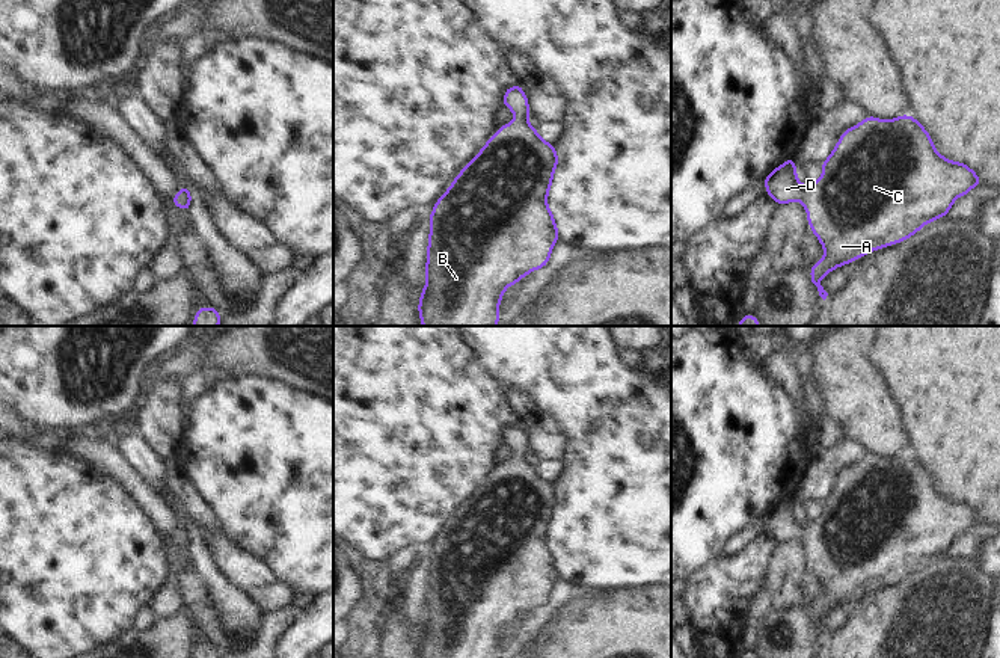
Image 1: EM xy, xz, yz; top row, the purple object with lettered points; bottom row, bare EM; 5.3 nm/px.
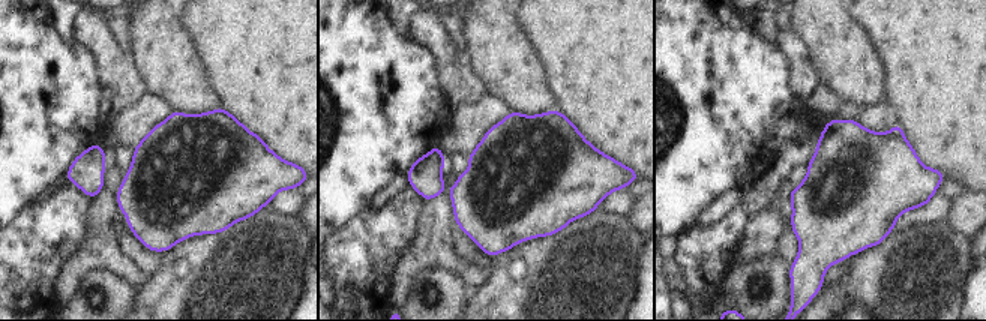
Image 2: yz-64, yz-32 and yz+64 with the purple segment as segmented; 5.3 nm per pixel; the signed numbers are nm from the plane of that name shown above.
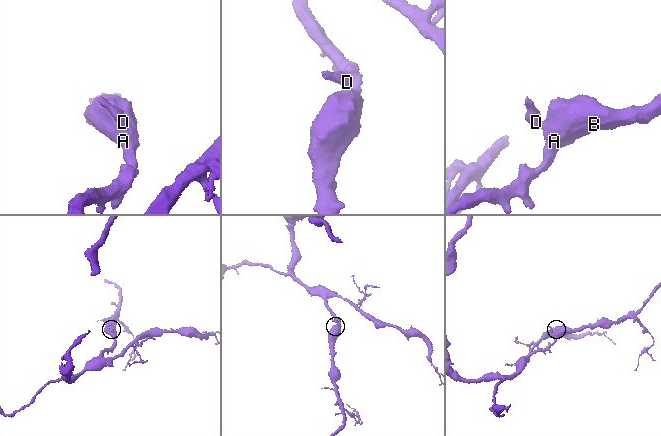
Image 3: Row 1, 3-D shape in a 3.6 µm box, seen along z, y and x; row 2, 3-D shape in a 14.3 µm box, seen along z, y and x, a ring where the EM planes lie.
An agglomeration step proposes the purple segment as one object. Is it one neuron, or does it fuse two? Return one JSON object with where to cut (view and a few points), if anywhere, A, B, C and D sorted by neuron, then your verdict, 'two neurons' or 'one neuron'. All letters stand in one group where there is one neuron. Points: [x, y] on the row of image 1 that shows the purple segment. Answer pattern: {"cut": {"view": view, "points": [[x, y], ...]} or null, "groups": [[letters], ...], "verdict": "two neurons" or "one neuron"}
{"cut": null, "groups": [["A", "B", "C", "D"]], "verdict": "one neuron"}

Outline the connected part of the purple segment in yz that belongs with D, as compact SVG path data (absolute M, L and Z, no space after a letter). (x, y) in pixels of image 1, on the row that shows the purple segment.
M910 113L890 121L867 115L840 134L821 166L822 177L804 186L798 181L795 157L790 155L762 181L777 205L792 201L804 205L810 231L825 251L808 272L824 300L828 296L821 285L824 276L876 249L908 240L925 225L947 217L959 196L983 184L968 164L943 157L928 130Z

